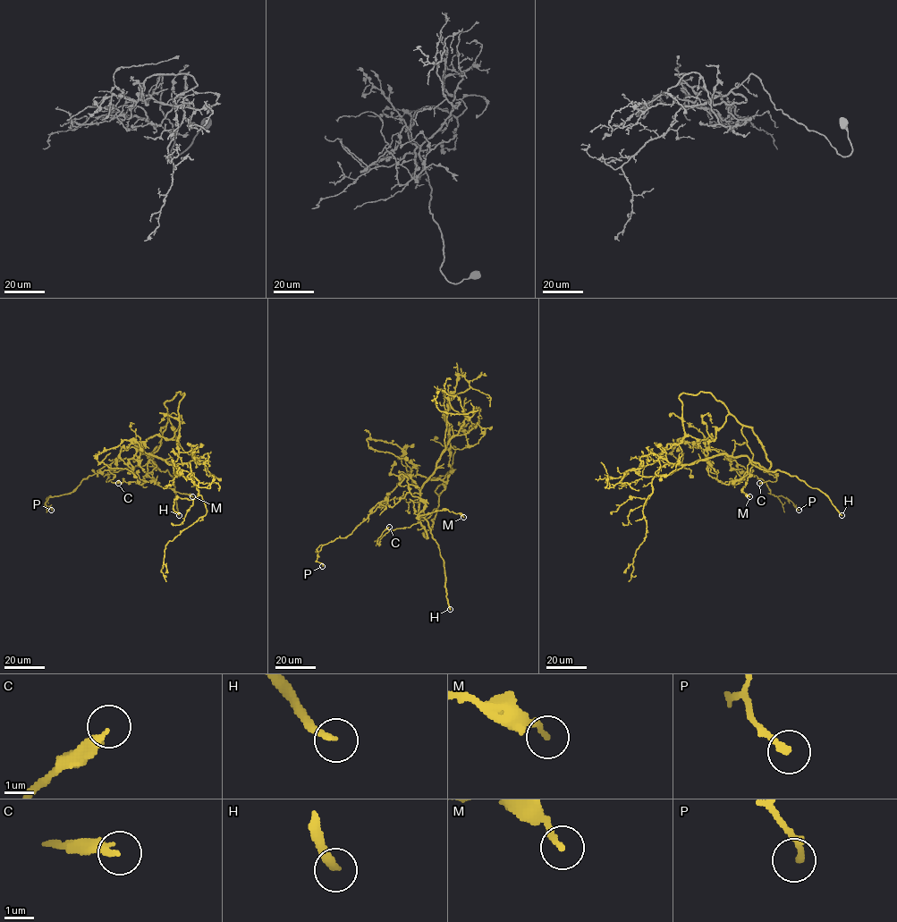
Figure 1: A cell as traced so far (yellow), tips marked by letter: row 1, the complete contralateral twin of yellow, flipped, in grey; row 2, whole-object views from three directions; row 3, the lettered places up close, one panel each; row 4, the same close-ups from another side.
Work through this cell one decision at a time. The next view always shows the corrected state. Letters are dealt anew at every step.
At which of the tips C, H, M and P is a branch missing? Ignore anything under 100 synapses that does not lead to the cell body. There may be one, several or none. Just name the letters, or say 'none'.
H

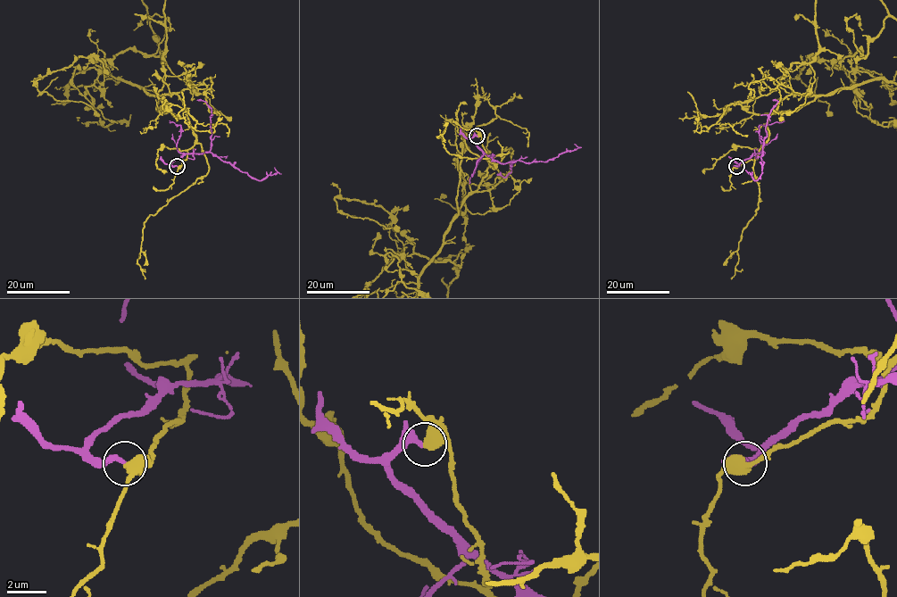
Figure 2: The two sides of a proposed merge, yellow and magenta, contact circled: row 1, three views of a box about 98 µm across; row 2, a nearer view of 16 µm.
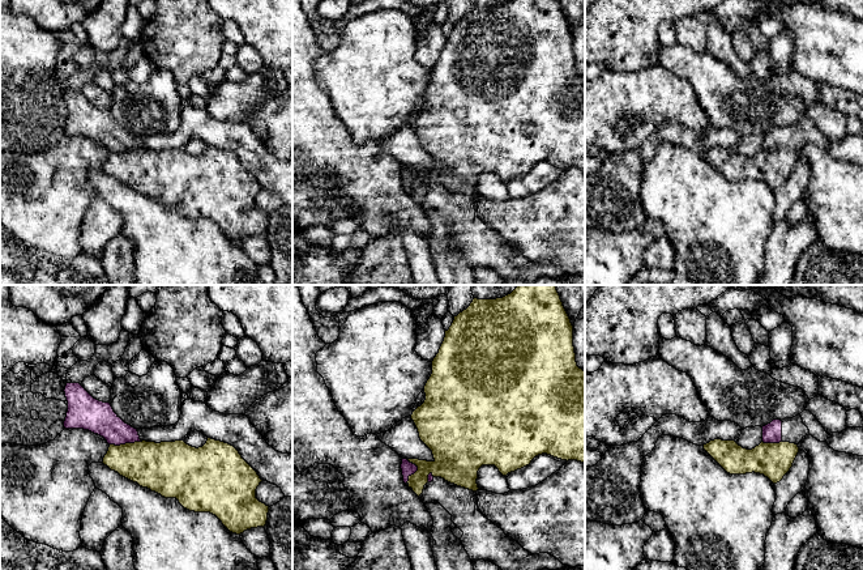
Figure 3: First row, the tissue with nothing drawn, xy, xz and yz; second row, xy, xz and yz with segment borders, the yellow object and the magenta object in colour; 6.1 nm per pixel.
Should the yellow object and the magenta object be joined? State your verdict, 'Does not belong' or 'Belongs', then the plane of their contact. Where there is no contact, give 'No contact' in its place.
Does not belong. Touches yellow in xy

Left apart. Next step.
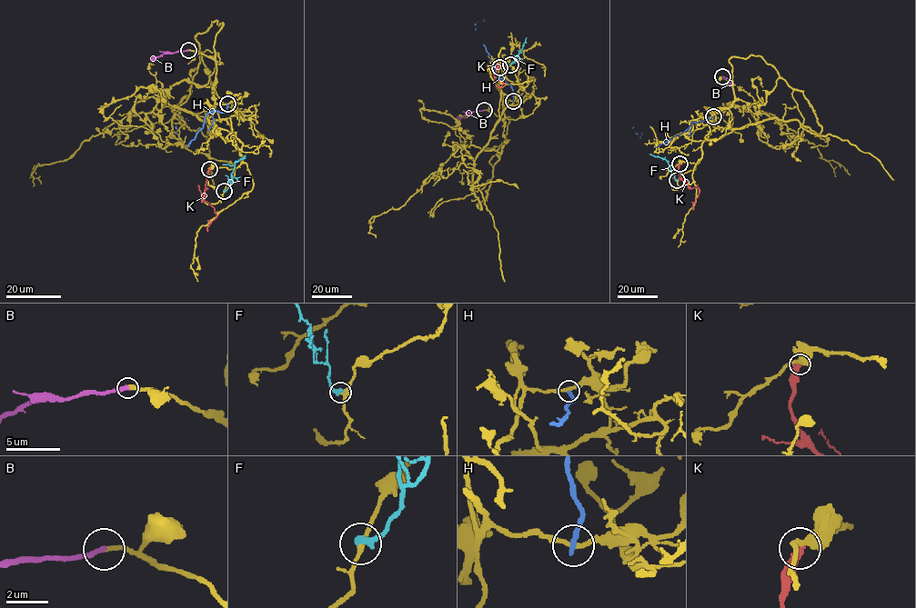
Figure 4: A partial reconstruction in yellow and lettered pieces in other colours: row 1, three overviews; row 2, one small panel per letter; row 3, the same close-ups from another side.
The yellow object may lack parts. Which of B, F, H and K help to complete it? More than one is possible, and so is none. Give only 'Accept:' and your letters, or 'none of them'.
Accept: B

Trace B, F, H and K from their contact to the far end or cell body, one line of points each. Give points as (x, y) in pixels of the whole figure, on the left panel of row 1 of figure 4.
B: (188, 50), (161, 54), (151, 61)
F: (224, 191), (233, 180), (235, 163), (245, 156)
H: (227, 104), (225, 112), (216, 111), (206, 114), (202, 128), (188, 144), (188, 120)
K: (209, 169), (202, 202), (214, 207), (216, 217), (206, 231)

